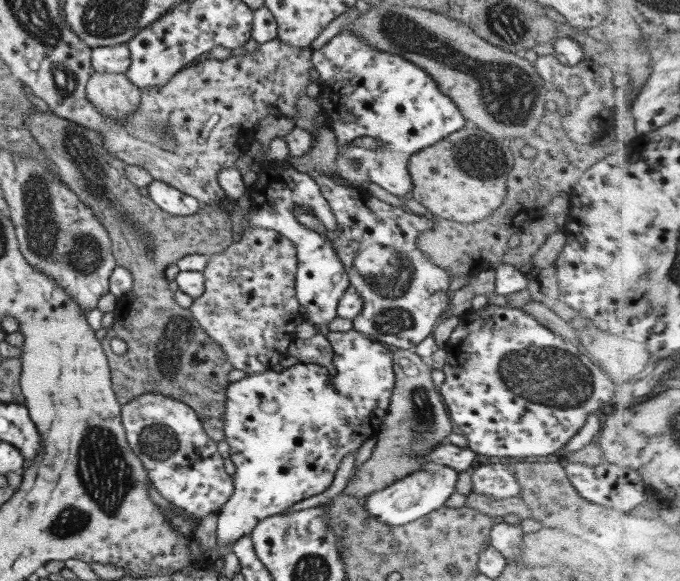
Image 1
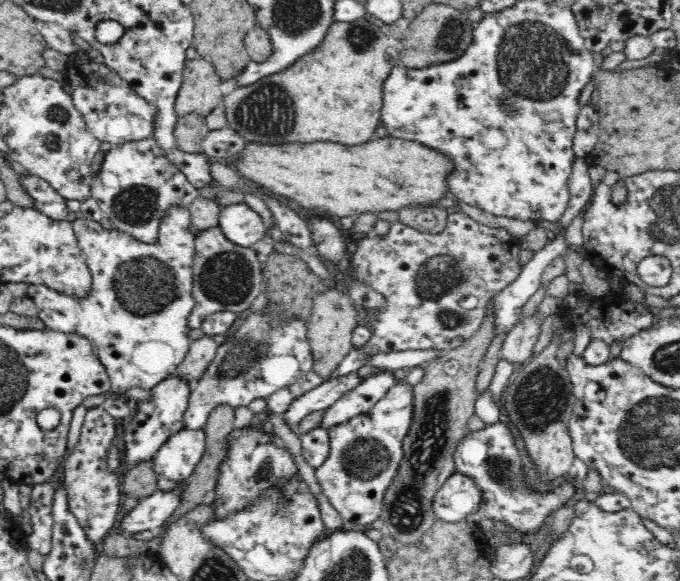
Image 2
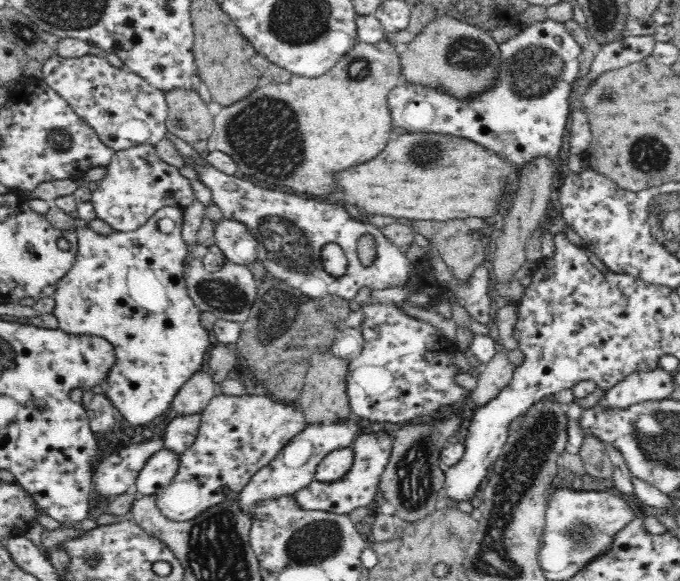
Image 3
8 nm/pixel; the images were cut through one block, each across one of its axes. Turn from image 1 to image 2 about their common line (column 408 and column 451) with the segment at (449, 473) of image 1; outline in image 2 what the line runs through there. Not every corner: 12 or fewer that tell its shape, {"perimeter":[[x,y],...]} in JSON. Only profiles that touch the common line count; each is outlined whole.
{"perimeter":[[452,474],[433,501],[436,520],[456,524],[480,512],[470,476]]}

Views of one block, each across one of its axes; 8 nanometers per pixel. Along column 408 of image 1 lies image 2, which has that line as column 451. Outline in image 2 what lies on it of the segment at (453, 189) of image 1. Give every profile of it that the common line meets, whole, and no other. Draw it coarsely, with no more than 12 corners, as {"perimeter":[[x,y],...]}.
{"perimeter":[[387,136],[246,141],[230,164],[304,212],[451,196],[450,157]]}

